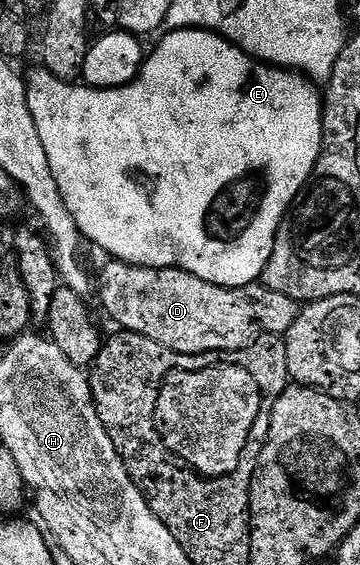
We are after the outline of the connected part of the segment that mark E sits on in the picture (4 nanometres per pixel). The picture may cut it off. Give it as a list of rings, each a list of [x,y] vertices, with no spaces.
[[[184,27],[167,30],[162,37],[155,45],[154,52],[145,56],[138,76],[124,87],[100,88],[77,82],[66,83],[70,81],[49,69],[37,69],[30,76],[27,74],[24,82],[28,109],[32,113],[36,133],[40,135],[40,145],[44,147],[62,203],[87,244],[95,243],[100,250],[110,254],[107,256],[111,260],[119,263],[141,267],[179,267],[181,271],[192,273],[218,287],[243,287],[261,280],[262,270],[270,260],[278,227],[294,204],[294,198],[312,178],[314,162],[322,151],[323,96],[314,92],[315,84],[311,80],[293,71],[251,59],[215,31]]]

